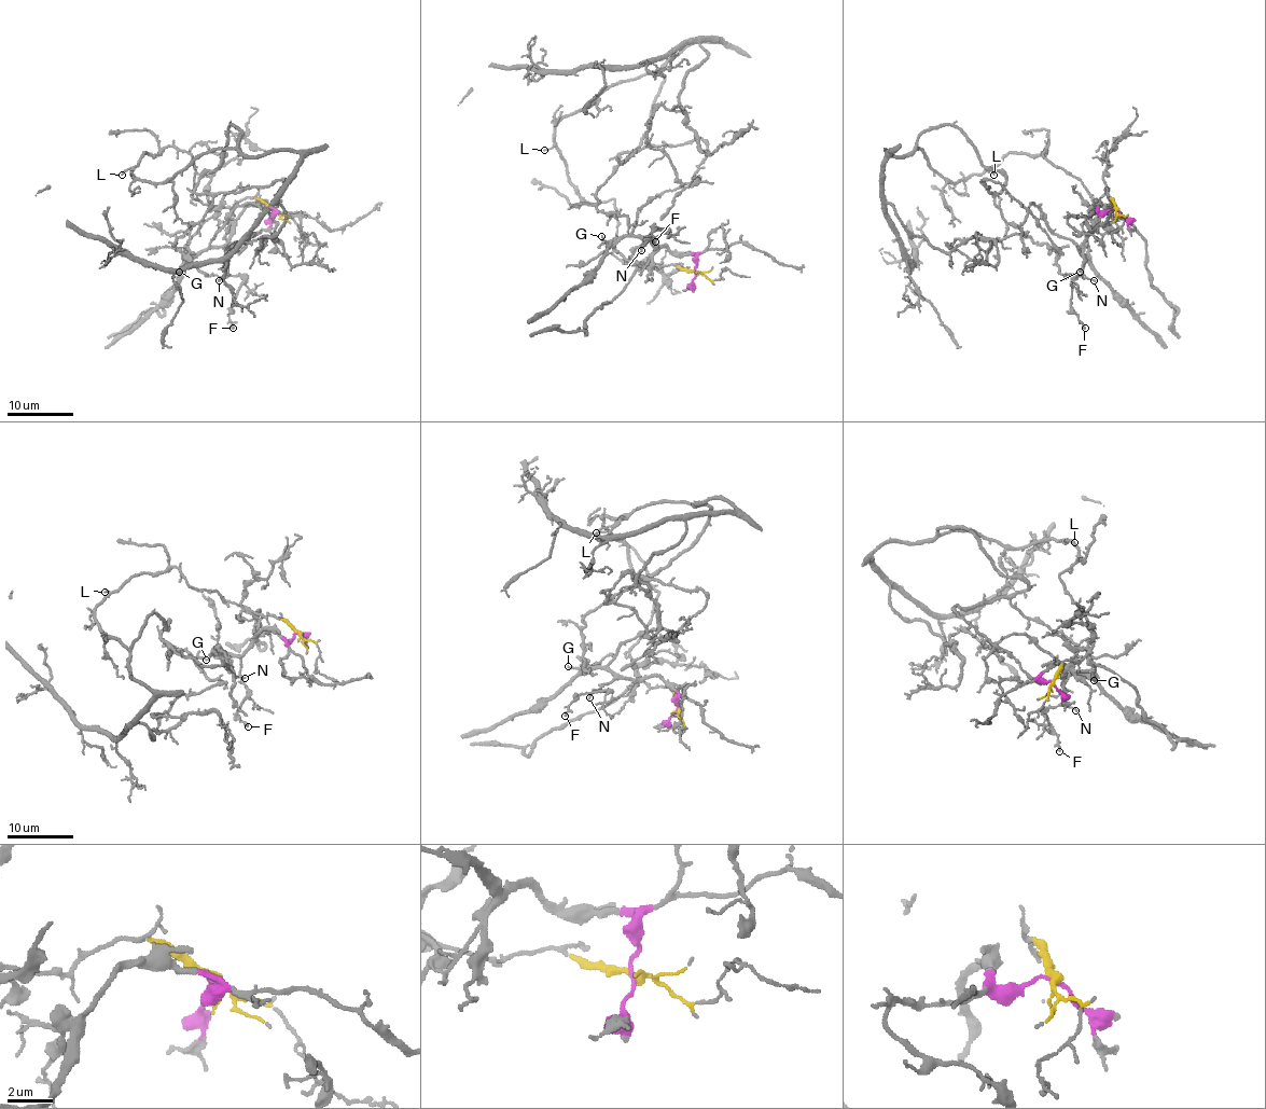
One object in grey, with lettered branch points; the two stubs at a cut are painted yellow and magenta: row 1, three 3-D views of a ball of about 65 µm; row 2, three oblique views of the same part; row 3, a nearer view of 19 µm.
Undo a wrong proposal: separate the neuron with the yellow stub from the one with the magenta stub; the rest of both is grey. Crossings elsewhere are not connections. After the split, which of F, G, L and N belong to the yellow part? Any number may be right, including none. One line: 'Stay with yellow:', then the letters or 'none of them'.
Stay with yellow: L

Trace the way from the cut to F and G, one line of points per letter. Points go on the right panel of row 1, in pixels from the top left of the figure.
F: (1115, 208), (1108, 211), (1096, 205), (1089, 211), (1090, 231), (1081, 276), (1073, 280), (1071, 310), (1084, 329)
G: (1115, 208), (1108, 211), (1096, 205), (1089, 211), (1090, 231), (1080, 246), (1084, 264), (1080, 271)

